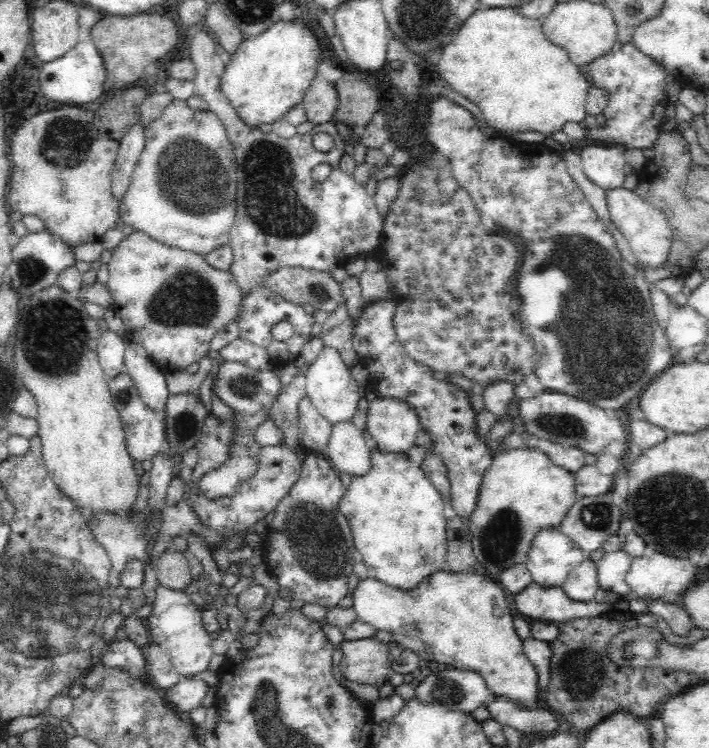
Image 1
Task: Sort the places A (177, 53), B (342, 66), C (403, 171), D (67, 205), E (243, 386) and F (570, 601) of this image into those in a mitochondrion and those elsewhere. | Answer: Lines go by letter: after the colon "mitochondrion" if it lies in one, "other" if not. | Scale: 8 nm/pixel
A: other
B: other
C: other
D: other
E: mitochondrion
F: other

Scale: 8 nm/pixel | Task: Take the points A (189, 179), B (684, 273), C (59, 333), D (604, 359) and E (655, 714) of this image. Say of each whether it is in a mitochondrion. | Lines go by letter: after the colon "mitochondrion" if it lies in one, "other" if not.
A: mitochondrion
B: other
C: mitochondrion
D: mitochondrion
E: other

